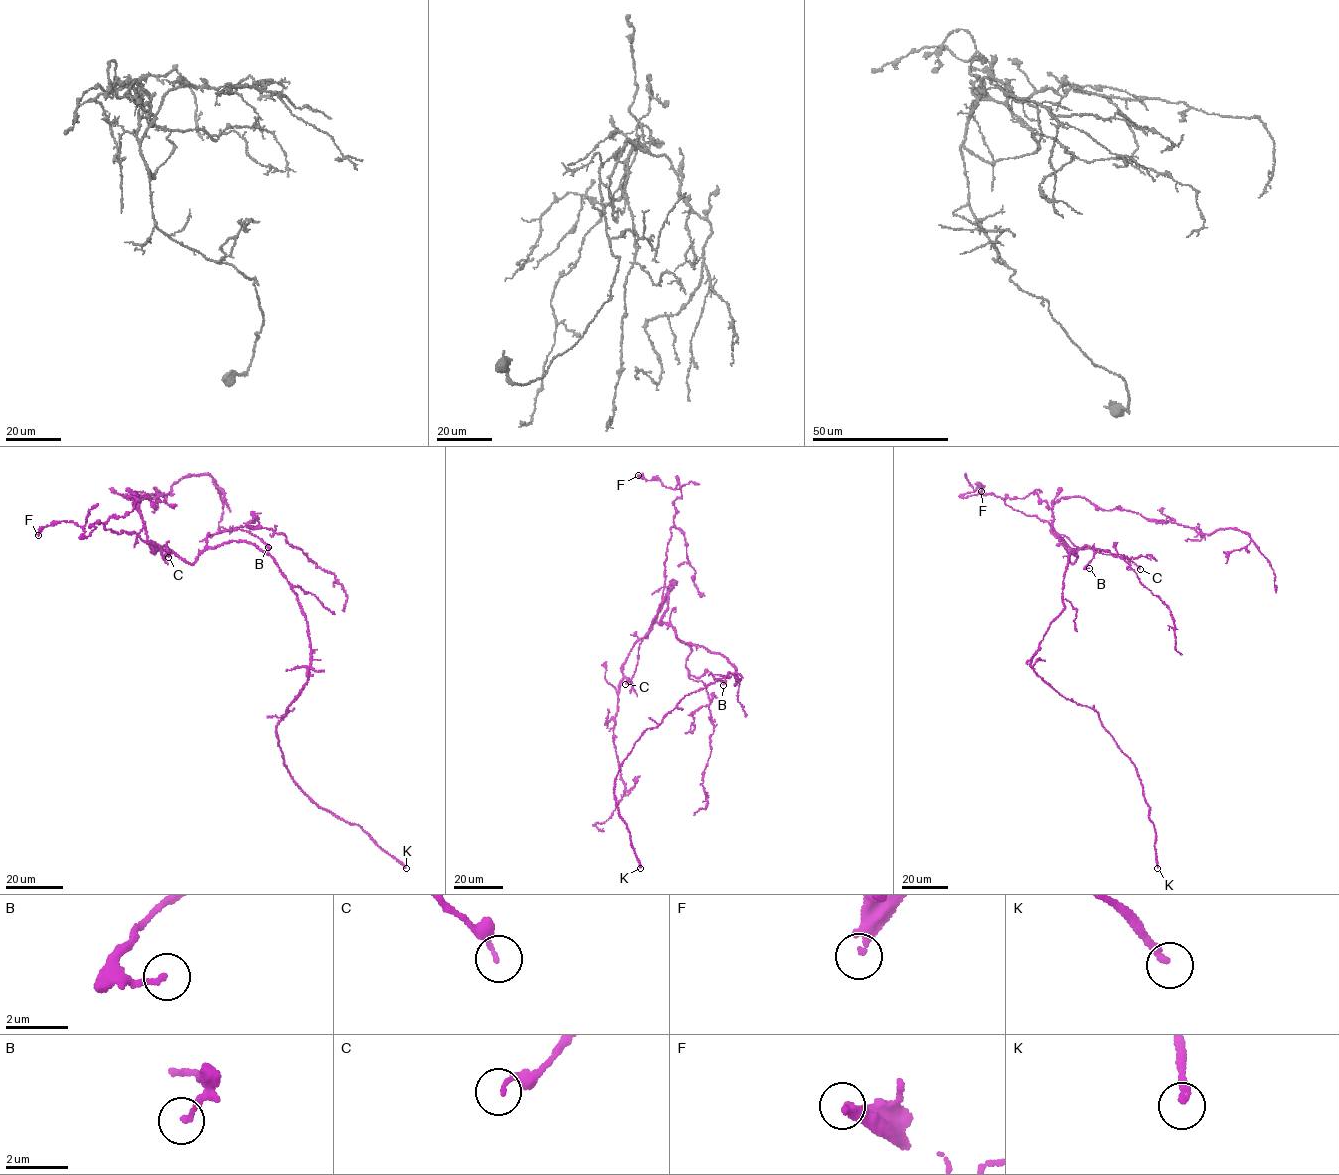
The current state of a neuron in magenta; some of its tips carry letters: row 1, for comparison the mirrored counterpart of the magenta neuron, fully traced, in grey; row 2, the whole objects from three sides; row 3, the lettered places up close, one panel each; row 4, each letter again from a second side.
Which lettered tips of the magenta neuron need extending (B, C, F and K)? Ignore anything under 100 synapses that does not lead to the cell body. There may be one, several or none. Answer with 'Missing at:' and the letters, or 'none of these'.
Missing at: K

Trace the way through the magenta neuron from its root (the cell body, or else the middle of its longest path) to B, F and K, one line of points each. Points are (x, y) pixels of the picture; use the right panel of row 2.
B: (1074, 553), (1086, 545), (1106, 550), (1093, 550), (1093, 558), (1086, 567), (1089, 568)
F: (1074, 553), (1071, 563), (1070, 551), (1078, 548), (1069, 539), (1001, 498), (963, 496), (978, 483), (981, 491)
K: (1074, 553), (1064, 575), (1064, 609), (1030, 667), (1058, 693), (1096, 711), (1133, 764), (1156, 834), (1157, 868)

